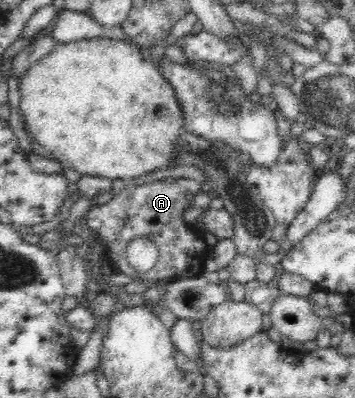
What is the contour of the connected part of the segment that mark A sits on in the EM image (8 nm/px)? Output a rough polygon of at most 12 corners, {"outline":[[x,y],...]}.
{"outline":[[186,178],[127,184],[83,223],[122,274],[130,238],[160,249],[150,281],[194,278],[211,248],[182,214],[201,186]]}

